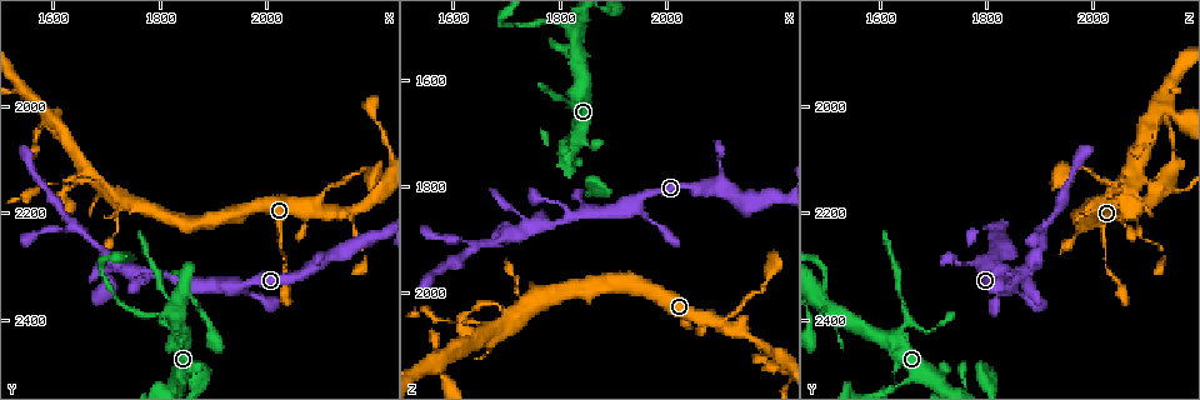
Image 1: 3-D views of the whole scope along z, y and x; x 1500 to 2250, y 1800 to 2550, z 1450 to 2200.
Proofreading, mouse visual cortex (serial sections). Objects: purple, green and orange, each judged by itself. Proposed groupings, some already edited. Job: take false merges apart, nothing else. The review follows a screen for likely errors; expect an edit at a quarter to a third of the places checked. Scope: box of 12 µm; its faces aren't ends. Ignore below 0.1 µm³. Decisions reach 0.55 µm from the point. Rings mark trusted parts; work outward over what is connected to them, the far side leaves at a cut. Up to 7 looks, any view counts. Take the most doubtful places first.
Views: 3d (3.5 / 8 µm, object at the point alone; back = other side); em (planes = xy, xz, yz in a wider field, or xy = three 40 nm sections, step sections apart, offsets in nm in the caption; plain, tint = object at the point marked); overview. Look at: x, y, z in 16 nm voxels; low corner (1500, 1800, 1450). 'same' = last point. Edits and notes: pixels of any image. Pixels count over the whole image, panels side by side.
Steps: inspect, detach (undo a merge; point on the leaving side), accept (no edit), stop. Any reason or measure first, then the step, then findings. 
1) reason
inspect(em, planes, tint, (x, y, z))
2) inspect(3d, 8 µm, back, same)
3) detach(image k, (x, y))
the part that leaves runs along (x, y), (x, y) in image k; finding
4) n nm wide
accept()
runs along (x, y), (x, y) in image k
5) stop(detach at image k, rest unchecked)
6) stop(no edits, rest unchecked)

arms part here
inspect(3d, 3.5 µm, (1715, 2170, 2045))

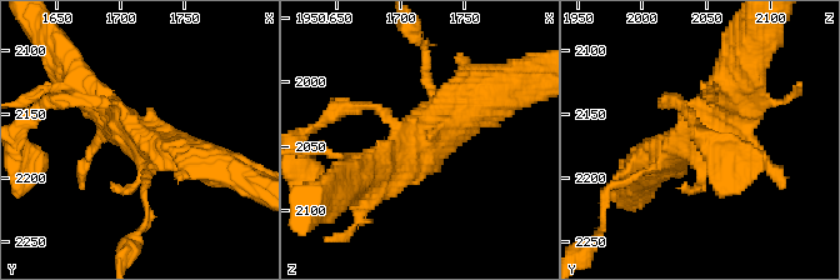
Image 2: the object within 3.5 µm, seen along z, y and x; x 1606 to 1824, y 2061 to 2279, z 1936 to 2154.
inspect(em, planes, tint, (1718, 2170, 2050))

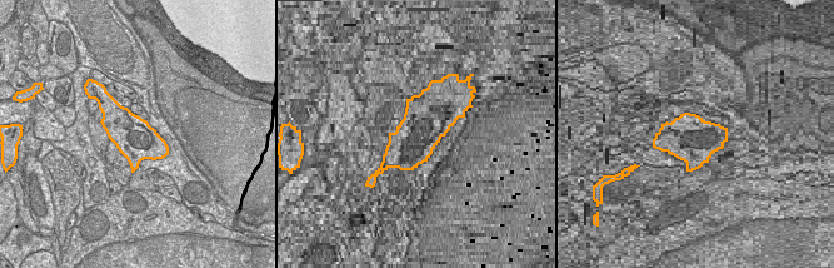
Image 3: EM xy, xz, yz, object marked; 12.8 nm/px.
accept()
one cell here

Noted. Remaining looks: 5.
branch point
inspect(3d, 3.5 µm, (1830, 2385, 1510))

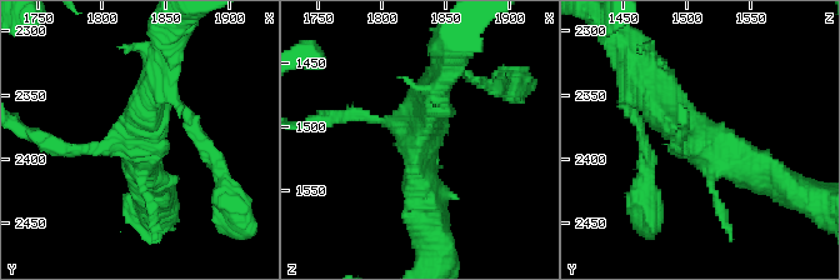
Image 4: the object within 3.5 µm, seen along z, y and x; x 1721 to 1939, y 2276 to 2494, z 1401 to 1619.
shape alone is not enough
inspect(em, xy, step 5, plain, (1826, 2386, 1510))

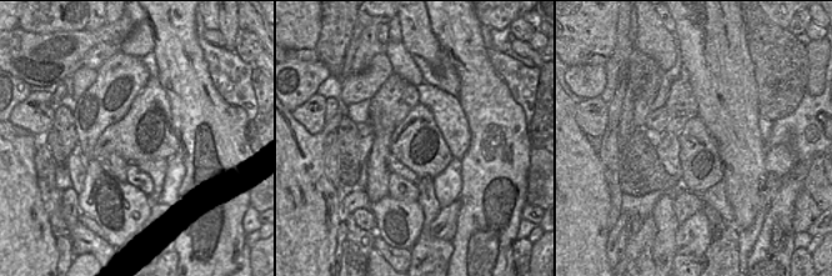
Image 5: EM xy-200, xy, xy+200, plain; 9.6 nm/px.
with the object marked
inspect(em, xy, step 5, tint, same)

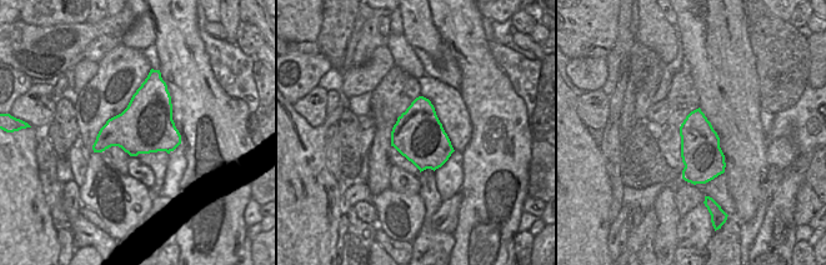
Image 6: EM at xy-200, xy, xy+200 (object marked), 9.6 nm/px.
accept()
one cell here

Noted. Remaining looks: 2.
calibre changes
inspect(3d, 3.5 µm, (1835, 2410, 1650))

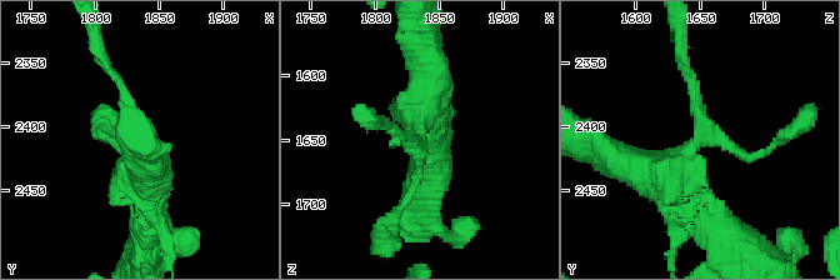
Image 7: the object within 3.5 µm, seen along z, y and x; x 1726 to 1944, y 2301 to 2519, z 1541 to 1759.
now the EM
inspect(em, planes, tint, (1834, 2408, 1650))

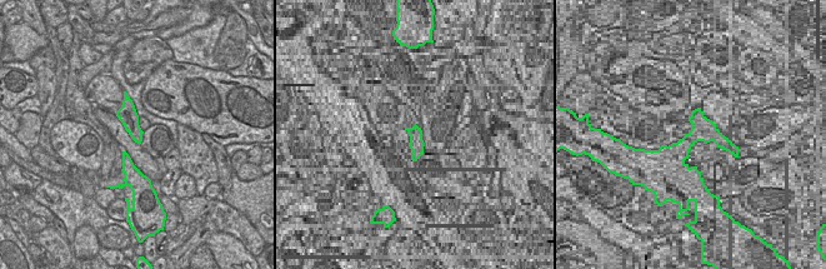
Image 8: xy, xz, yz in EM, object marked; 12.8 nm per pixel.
accept()
runs along (150, 201), (139, 133), (108, 68) in image 7; one cell here

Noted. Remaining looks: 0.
stop(no edits, rest unchecked)

